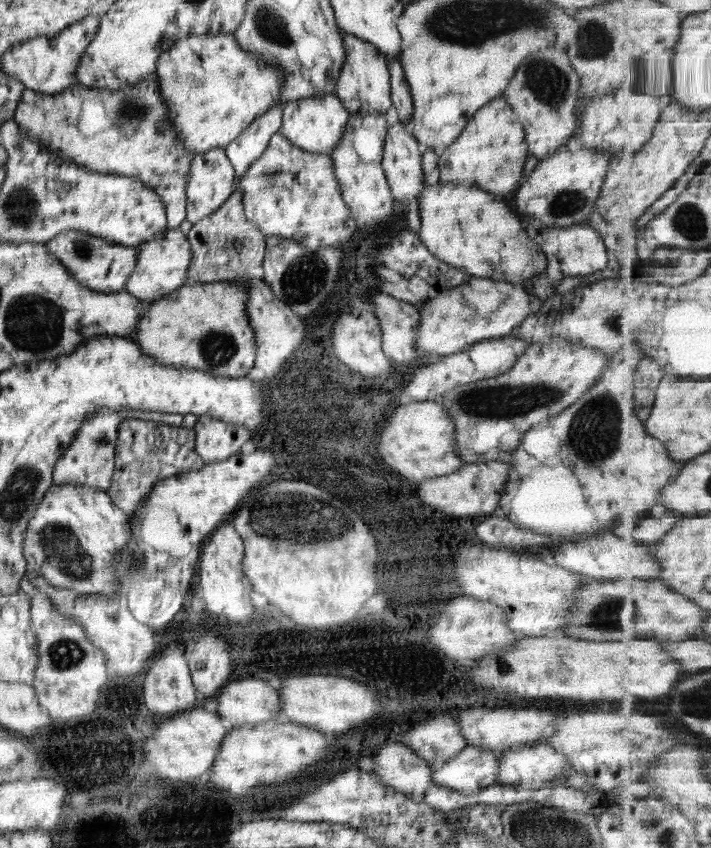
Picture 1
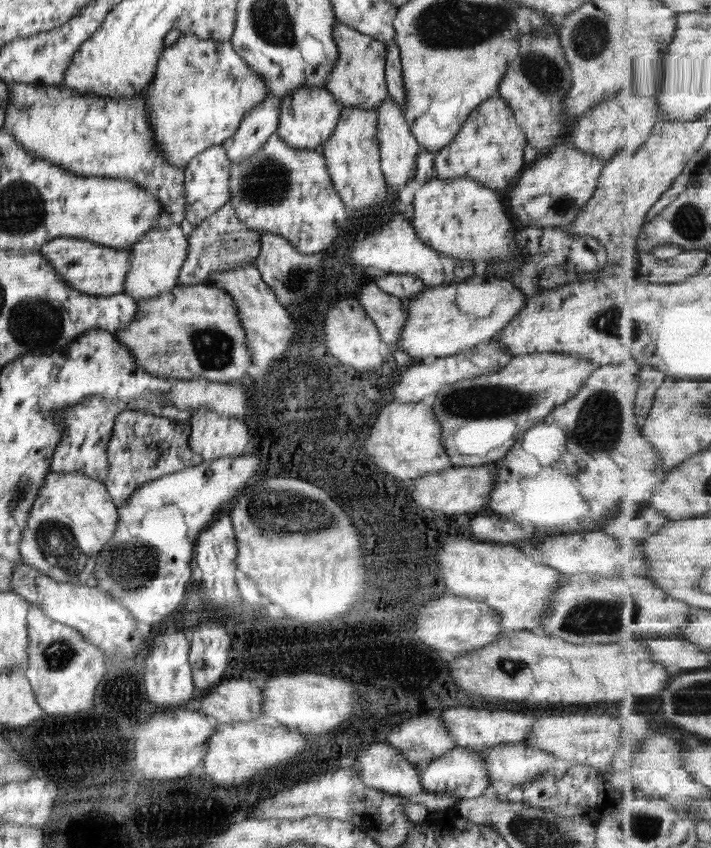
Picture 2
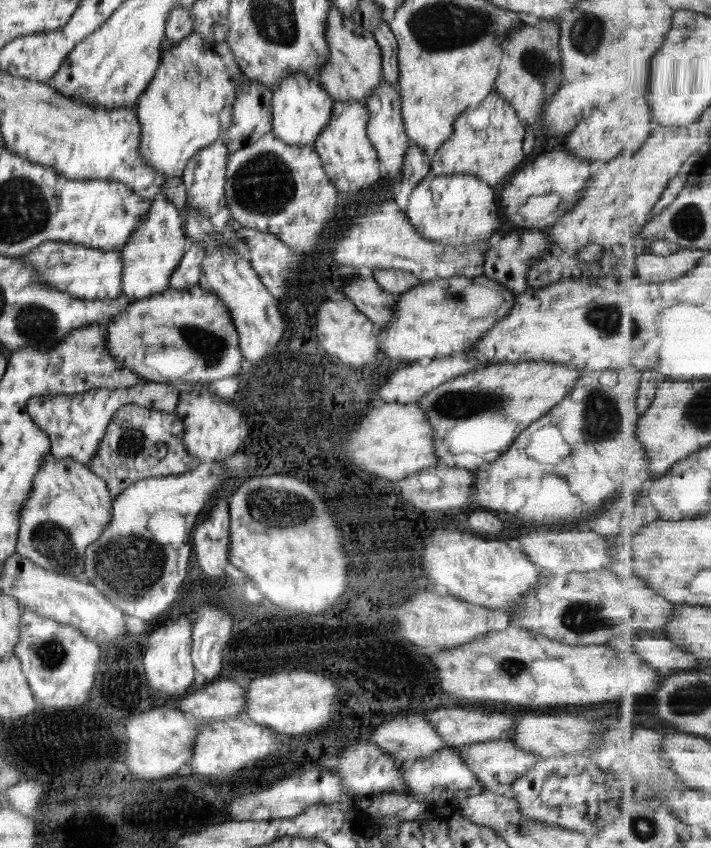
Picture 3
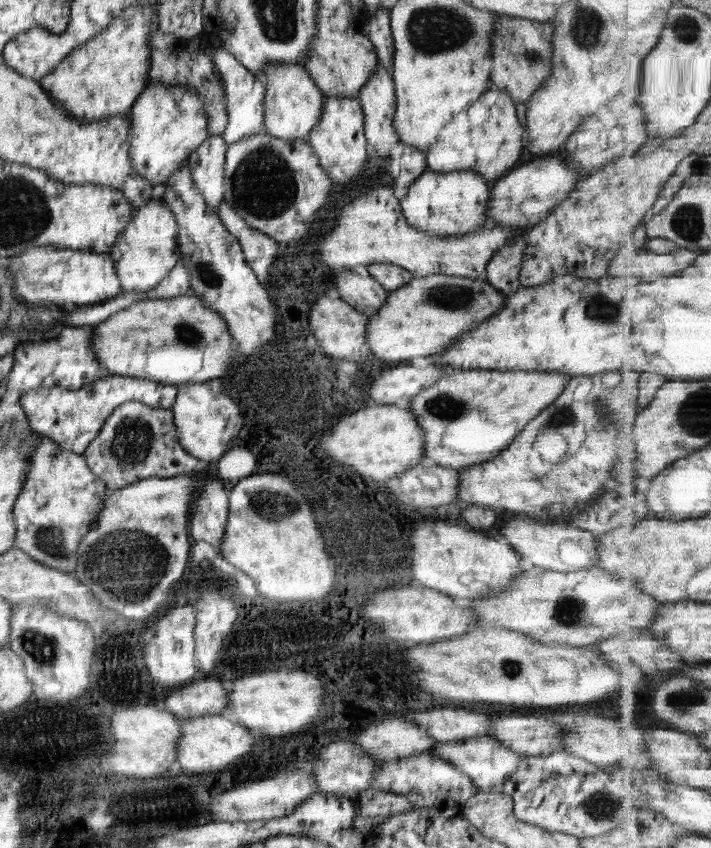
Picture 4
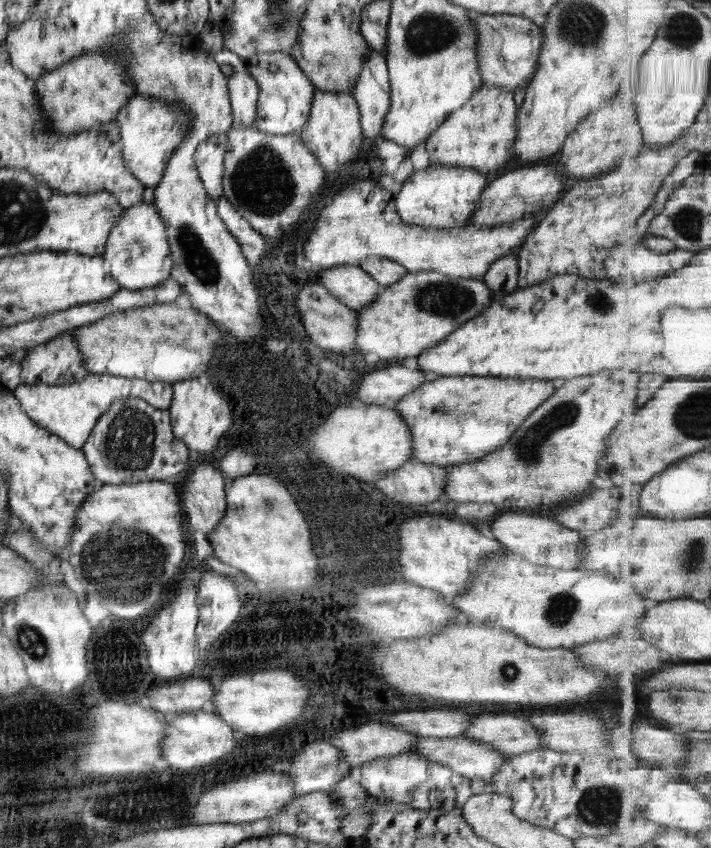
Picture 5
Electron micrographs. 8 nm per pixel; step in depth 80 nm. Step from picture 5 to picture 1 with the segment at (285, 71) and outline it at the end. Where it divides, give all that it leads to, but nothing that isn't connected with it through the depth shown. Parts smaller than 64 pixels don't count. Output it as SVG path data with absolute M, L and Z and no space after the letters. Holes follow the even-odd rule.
M331 93L314 94L307 98L284 101L282 103L282 118L279 134L291 142L291 146L300 150L331 155L337 147L339 139L343 137L343 127L347 125L349 112L342 106L342 102Z

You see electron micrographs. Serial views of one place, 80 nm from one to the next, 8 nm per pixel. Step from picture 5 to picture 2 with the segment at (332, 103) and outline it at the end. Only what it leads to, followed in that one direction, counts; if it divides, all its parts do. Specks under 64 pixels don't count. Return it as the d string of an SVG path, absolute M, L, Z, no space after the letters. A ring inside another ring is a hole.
M341 107L339 121L331 130L329 139L319 149L325 159L325 168L333 189L344 207L354 216L363 216L371 208L383 204L387 194L380 170L377 140L375 140L375 110Z

